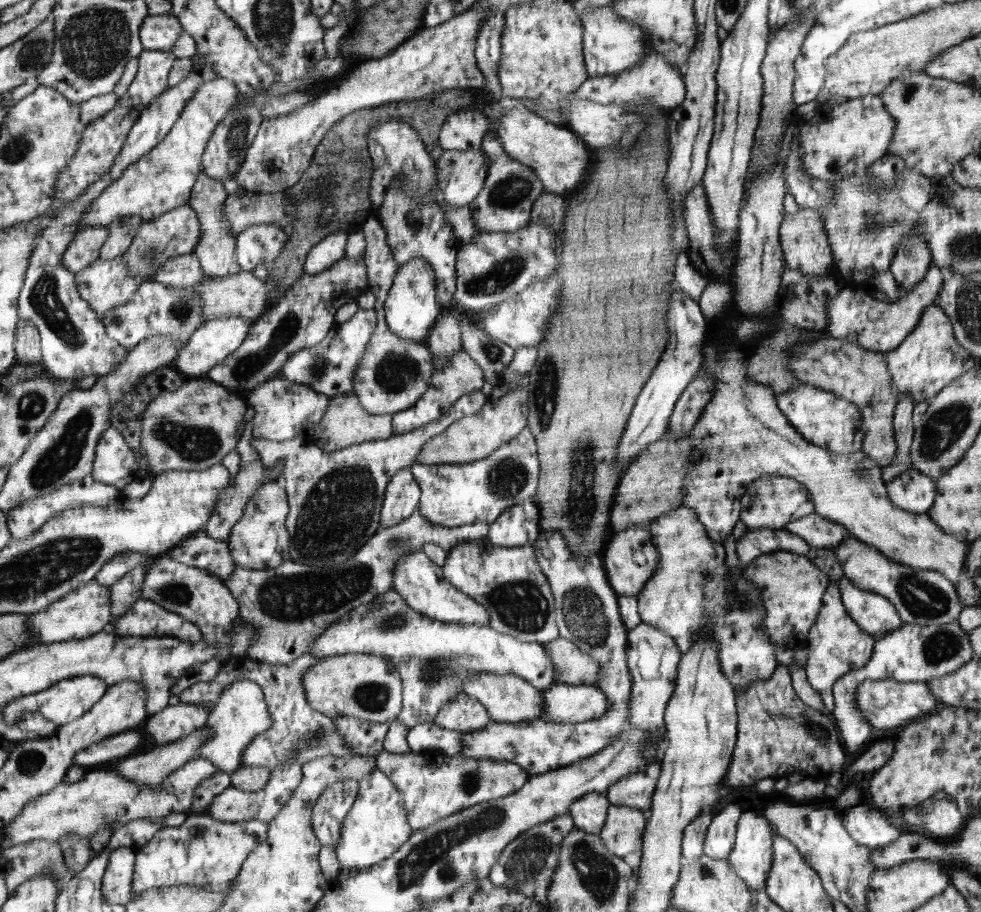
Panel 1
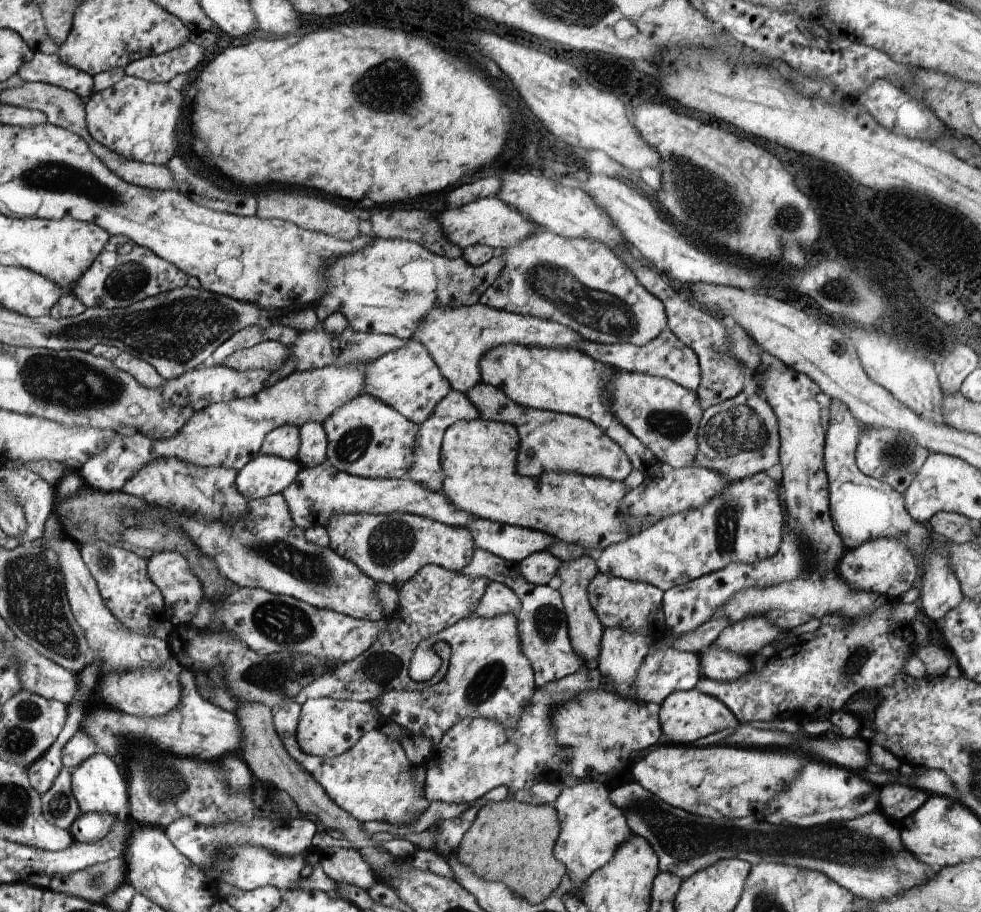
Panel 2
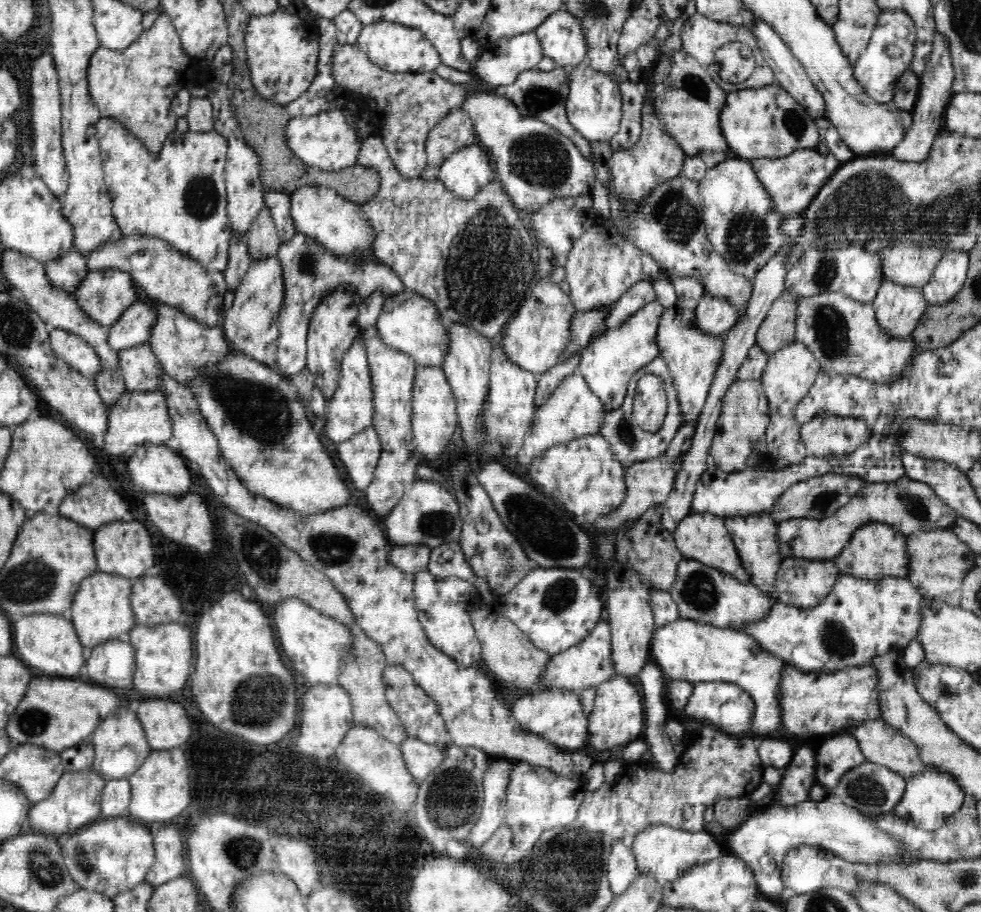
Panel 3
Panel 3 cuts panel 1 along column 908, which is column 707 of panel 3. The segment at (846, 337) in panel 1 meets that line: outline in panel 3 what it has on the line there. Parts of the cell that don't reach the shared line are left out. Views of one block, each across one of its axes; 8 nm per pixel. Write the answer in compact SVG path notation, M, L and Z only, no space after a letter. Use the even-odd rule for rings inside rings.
M706 290L695 310L700 331L718 337L725 337L740 318L740 309L732 305L728 297L714 296Z

